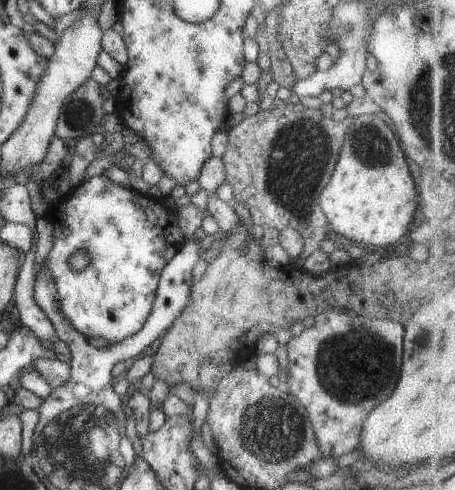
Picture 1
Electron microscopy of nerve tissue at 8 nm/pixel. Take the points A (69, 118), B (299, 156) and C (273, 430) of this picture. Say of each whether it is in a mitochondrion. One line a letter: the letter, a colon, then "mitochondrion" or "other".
A: mitochondrion
B: mitochondrion
C: mitochondrion

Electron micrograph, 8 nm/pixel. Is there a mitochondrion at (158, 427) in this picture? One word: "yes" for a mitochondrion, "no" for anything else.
no

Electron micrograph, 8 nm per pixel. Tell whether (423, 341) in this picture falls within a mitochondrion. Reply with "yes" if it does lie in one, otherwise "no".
yes

